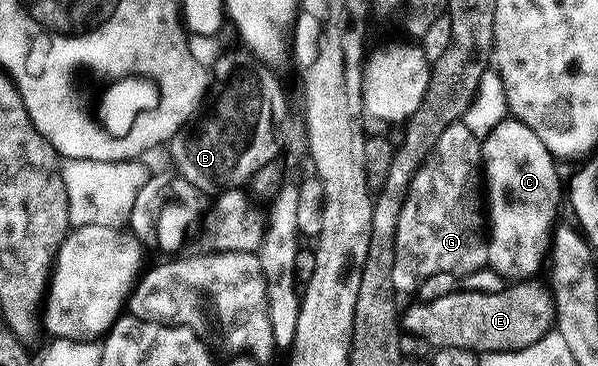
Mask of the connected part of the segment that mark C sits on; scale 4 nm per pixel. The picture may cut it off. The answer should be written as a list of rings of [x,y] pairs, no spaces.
[[[514,117],[505,118],[484,134],[481,159],[487,205],[491,210],[488,268],[506,279],[532,278],[540,271],[549,247],[549,217],[556,213],[561,201],[563,205],[563,179],[561,183],[557,174],[558,162],[543,139]]]

